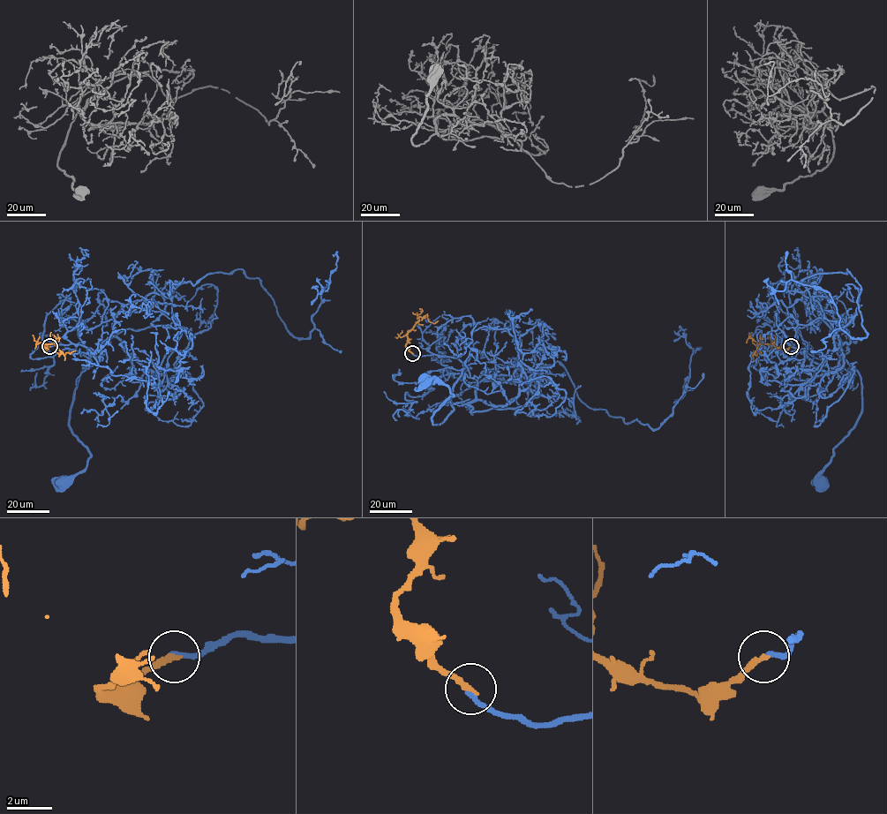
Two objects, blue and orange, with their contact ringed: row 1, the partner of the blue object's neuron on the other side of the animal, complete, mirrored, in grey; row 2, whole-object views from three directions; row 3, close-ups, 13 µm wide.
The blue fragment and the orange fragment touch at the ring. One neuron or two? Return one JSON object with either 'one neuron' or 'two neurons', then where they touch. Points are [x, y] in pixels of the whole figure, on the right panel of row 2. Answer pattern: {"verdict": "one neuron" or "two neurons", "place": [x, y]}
{"verdict": "one neuron", "place": [791, 346]}

